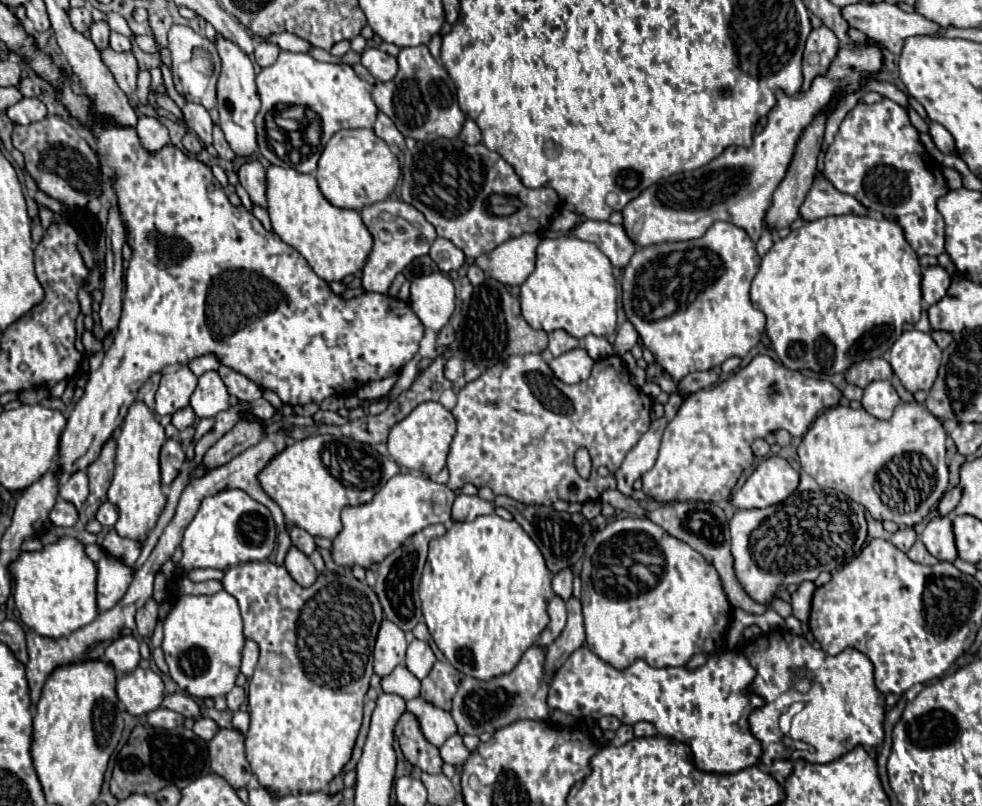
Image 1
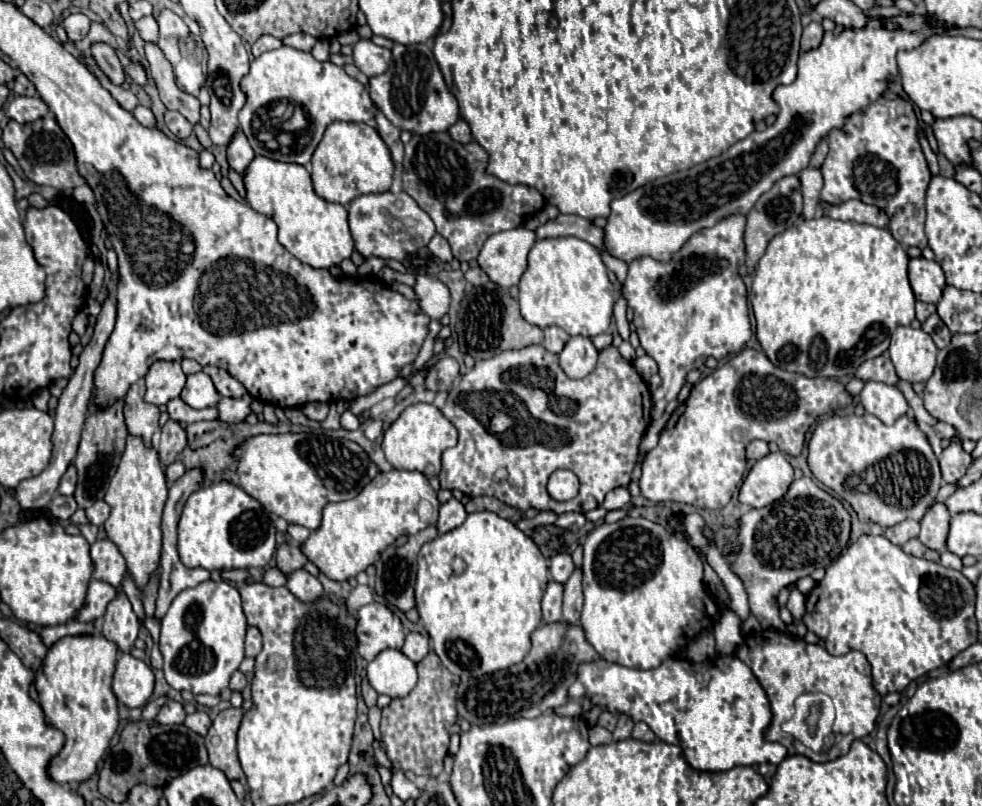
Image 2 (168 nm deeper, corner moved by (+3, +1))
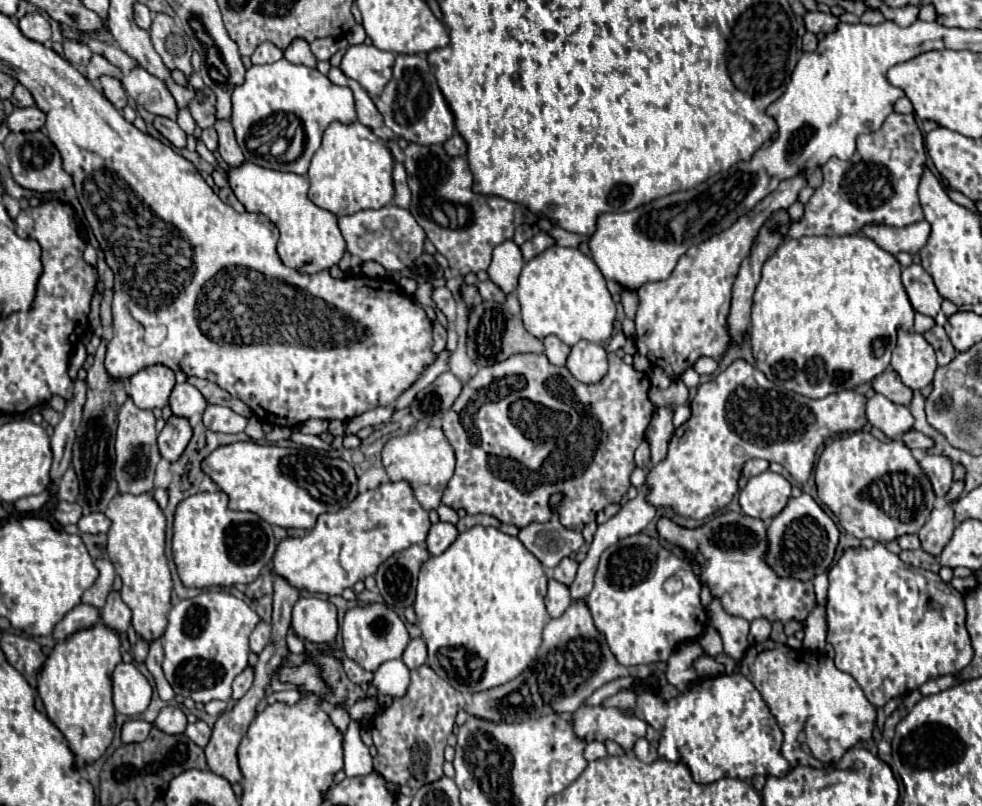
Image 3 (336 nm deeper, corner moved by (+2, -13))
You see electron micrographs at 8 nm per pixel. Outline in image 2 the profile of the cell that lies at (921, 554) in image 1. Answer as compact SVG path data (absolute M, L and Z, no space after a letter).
M918 538L908 540L908 542L902 546L902 550L904 550L906 554L918 556L918 558L926 558L926 560L932 560L932 562L940 562L940 554L934 552L934 550L930 550L930 548L926 548Z

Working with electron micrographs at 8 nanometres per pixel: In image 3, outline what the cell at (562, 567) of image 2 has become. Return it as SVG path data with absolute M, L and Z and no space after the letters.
M563 558L553 570L553 578L565 586L571 586L575 574L577 574L577 562L573 558Z

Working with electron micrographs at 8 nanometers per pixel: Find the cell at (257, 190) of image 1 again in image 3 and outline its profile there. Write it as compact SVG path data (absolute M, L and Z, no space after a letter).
M217 120L215 130L219 134L219 154L229 164L229 168L237 168L245 162L245 156L241 154L241 148L237 146L233 126L229 120Z

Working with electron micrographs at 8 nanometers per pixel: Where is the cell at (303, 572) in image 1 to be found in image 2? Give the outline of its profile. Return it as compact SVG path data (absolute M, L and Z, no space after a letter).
M304 568L300 572L292 572L292 576L288 576L286 586L302 602L314 602L324 592L322 584L318 582L318 578L314 578L312 574L308 574Z

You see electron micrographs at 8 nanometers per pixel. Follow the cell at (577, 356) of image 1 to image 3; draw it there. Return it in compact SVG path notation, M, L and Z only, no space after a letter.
M581 340L571 348L565 368L585 384L595 384L607 374L607 354L603 346Z

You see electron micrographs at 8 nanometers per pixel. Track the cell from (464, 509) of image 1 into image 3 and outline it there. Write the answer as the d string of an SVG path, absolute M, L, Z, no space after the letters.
M437 522L431 526L429 530L429 536L427 536L427 550L437 556L441 552L445 552L453 542L455 538L459 536L455 524L449 524L449 522Z

